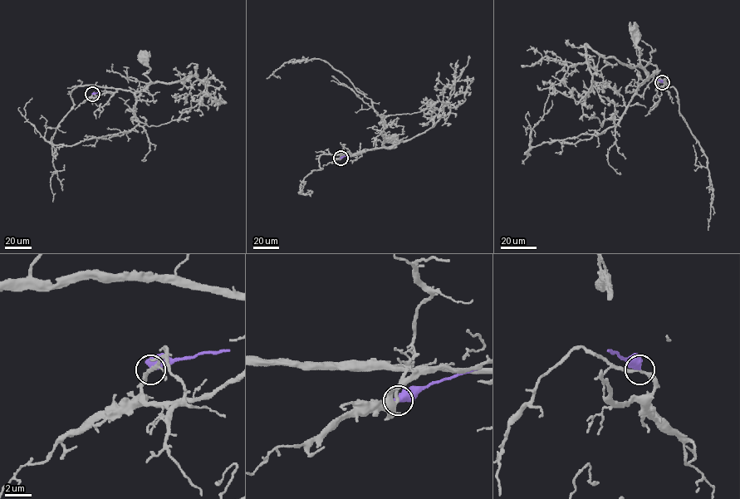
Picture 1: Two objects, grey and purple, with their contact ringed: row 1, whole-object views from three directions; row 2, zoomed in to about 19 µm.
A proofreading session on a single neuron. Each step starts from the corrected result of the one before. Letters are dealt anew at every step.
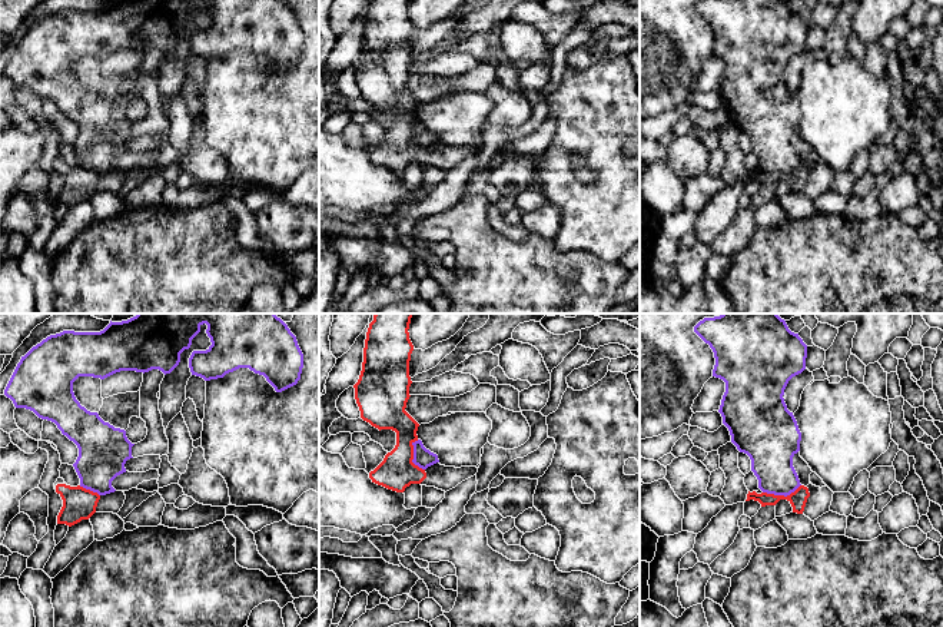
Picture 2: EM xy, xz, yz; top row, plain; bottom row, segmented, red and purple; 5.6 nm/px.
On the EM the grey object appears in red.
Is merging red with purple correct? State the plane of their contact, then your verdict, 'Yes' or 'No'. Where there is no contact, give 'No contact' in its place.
Touches red in yz. No

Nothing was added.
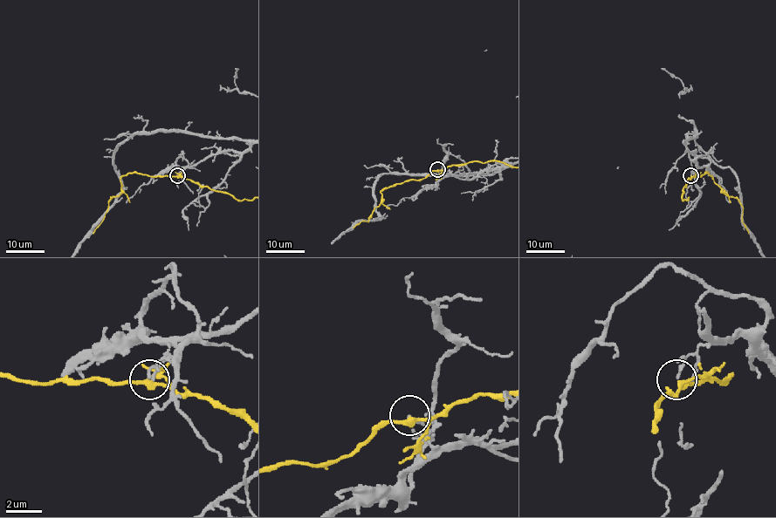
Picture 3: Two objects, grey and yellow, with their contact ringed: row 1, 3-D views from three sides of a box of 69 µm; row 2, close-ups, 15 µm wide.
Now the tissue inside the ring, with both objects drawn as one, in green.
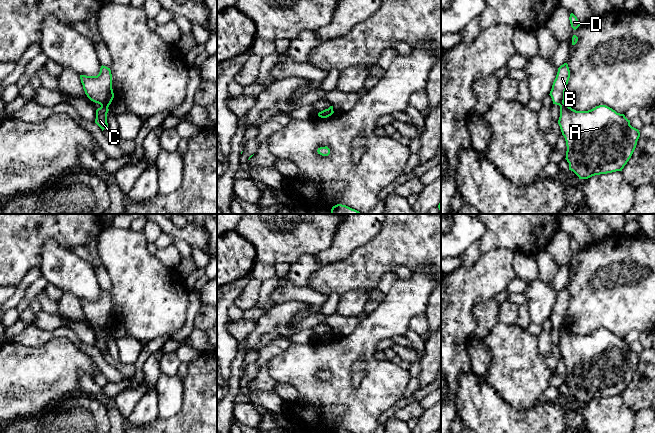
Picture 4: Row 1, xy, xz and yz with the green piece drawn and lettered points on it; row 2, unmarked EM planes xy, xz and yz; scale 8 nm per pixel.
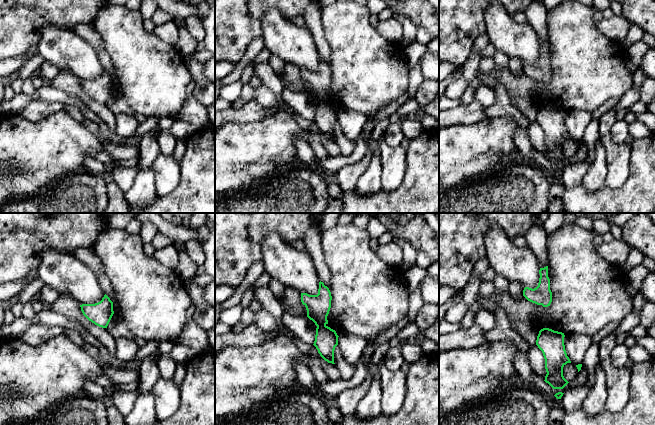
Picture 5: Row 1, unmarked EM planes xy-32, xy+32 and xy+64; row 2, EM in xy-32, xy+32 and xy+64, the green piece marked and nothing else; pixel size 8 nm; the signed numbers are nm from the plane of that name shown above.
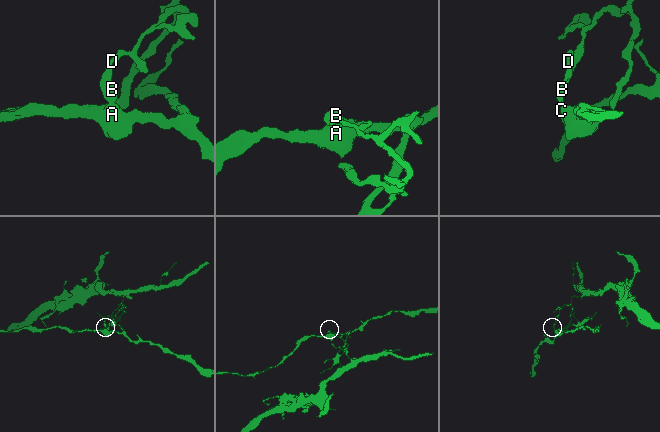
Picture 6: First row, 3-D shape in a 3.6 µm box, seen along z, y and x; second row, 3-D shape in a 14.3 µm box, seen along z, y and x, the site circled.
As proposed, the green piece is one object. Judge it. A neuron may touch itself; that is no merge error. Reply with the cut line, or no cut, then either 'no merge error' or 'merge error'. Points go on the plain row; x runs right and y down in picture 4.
cut in xy along (101, 328), (108, 330); merge error

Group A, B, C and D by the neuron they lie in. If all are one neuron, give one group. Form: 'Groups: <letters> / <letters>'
Groups: A C / B D

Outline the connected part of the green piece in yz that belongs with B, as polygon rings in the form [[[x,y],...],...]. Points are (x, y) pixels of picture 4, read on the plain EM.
[[[567,287],[558,292],[556,302],[553,306],[550,320],[553,328],[562,329],[565,325],[565,315],[570,302],[570,294]]]

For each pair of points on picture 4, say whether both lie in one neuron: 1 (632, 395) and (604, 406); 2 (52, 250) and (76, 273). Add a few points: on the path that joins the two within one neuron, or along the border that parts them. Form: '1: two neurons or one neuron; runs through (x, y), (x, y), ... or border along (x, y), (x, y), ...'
1: two neurons; border along (620, 395), (622, 400), (635, 412)
2: one neuron; runs through (58, 256), (70, 268)

